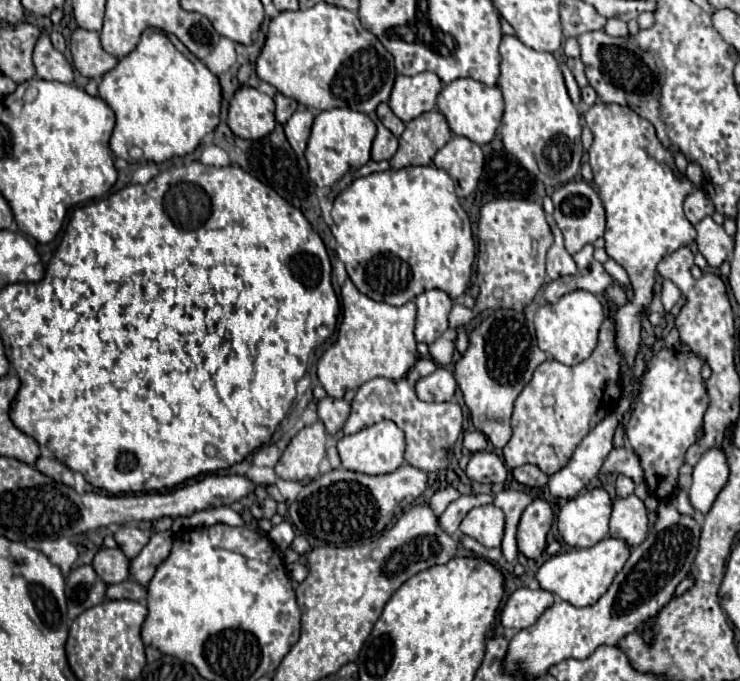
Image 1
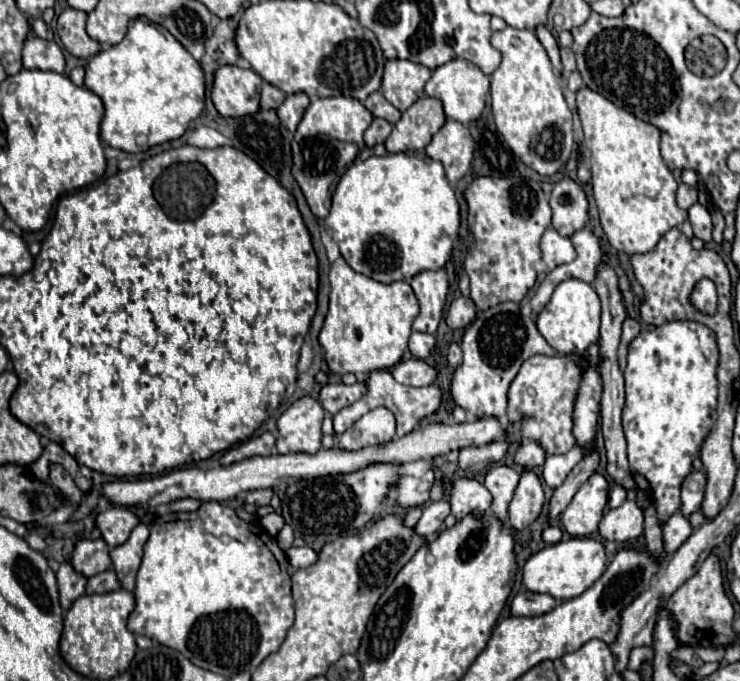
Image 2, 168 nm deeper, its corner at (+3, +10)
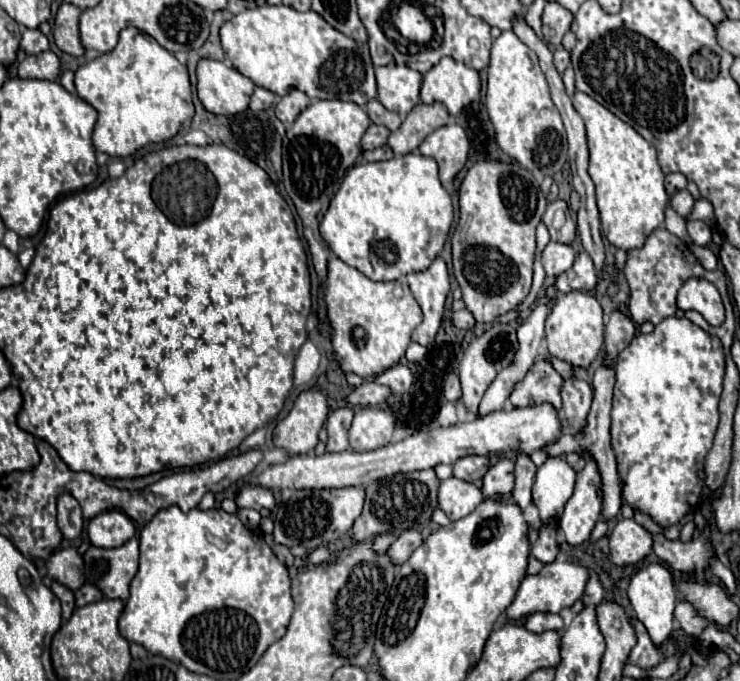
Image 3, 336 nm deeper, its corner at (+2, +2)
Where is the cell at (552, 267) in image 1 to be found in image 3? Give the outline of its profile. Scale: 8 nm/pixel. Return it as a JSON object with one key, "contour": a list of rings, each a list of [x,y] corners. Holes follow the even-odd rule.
{"contour":[[[550,241],[542,251],[542,265],[546,269],[546,275],[556,277],[568,271],[574,265],[574,259],[576,259],[576,251],[572,249],[572,245]]]}

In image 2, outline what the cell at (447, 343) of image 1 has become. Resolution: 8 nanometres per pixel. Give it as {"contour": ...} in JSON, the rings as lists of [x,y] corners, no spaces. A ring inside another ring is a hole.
{"contour":[[[457,297],[447,313],[447,325],[451,329],[463,329],[475,319],[475,305],[469,297]]]}

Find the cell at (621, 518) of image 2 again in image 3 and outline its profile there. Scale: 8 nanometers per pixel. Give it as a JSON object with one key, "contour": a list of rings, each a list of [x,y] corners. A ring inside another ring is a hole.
{"contour":[[[620,519],[610,533],[610,555],[616,565],[632,565],[652,551],[652,535],[634,519]]]}

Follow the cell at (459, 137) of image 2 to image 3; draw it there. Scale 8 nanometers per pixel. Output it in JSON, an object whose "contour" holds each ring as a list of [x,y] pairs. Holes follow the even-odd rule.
{"contour":[[[448,123],[436,129],[420,145],[420,153],[432,157],[438,163],[442,185],[454,181],[454,177],[462,171],[468,159],[468,151],[470,151],[468,137],[464,129],[456,123]]]}

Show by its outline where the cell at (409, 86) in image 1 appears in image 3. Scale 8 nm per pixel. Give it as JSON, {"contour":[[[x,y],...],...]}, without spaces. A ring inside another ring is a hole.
{"contour":[[[406,65],[376,67],[376,83],[378,83],[378,101],[388,111],[398,113],[402,119],[406,119],[406,115],[420,101],[422,75]]]}

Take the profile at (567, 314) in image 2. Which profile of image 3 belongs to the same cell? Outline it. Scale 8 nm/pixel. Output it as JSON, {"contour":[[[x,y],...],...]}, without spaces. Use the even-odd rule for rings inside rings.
{"contour":[[[570,291],[570,293],[558,295],[546,319],[546,343],[548,343],[550,355],[570,363],[572,367],[588,367],[598,357],[598,351],[604,345],[602,307],[596,301],[596,297],[582,291]]]}

